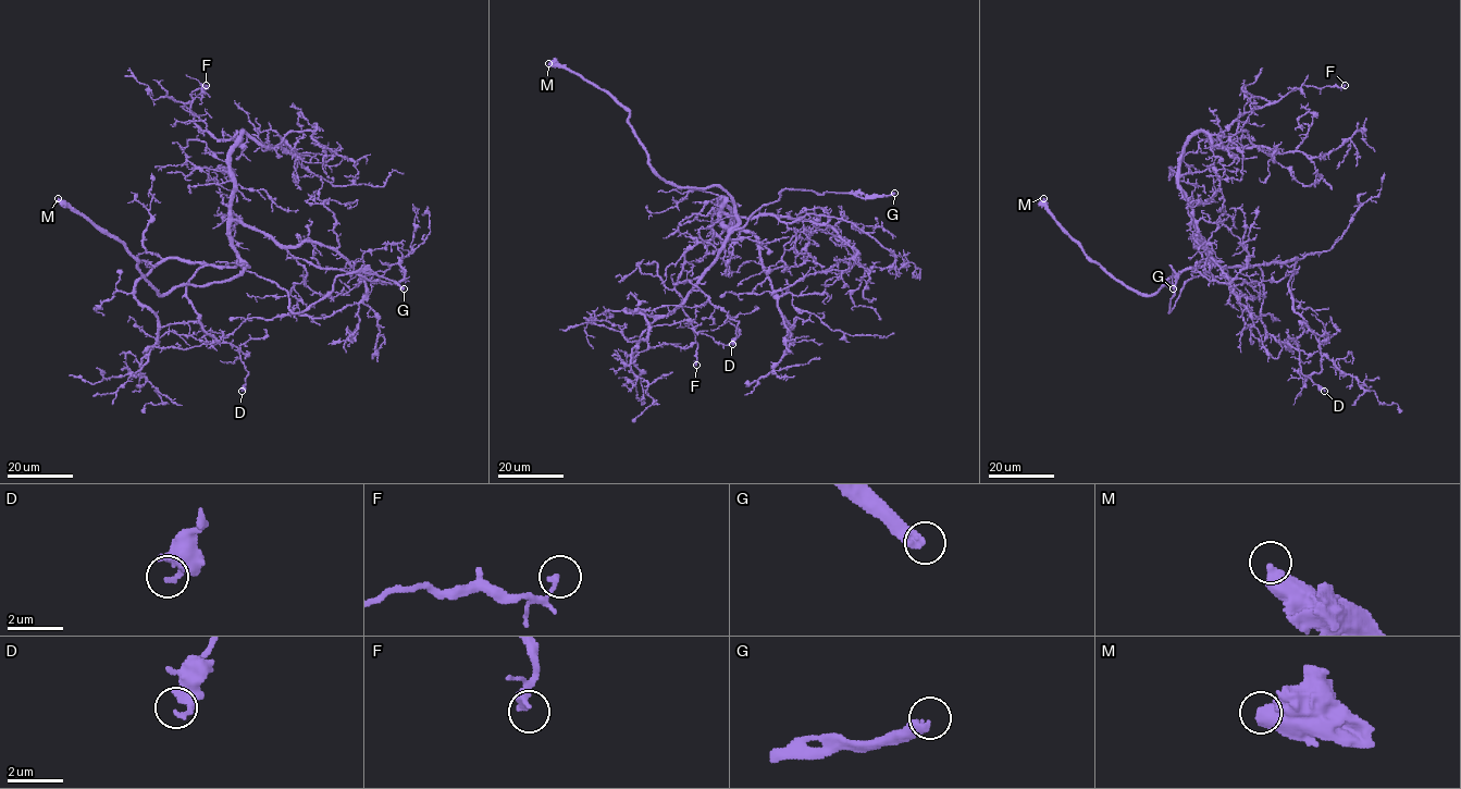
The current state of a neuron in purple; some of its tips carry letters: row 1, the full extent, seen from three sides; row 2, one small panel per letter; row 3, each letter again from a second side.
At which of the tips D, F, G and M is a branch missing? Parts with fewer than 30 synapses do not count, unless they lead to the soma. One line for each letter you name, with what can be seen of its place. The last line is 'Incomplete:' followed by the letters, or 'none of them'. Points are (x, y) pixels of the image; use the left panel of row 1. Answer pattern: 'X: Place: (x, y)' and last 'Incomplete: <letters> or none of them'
G: Place: (404, 288)
Incomplete: G

